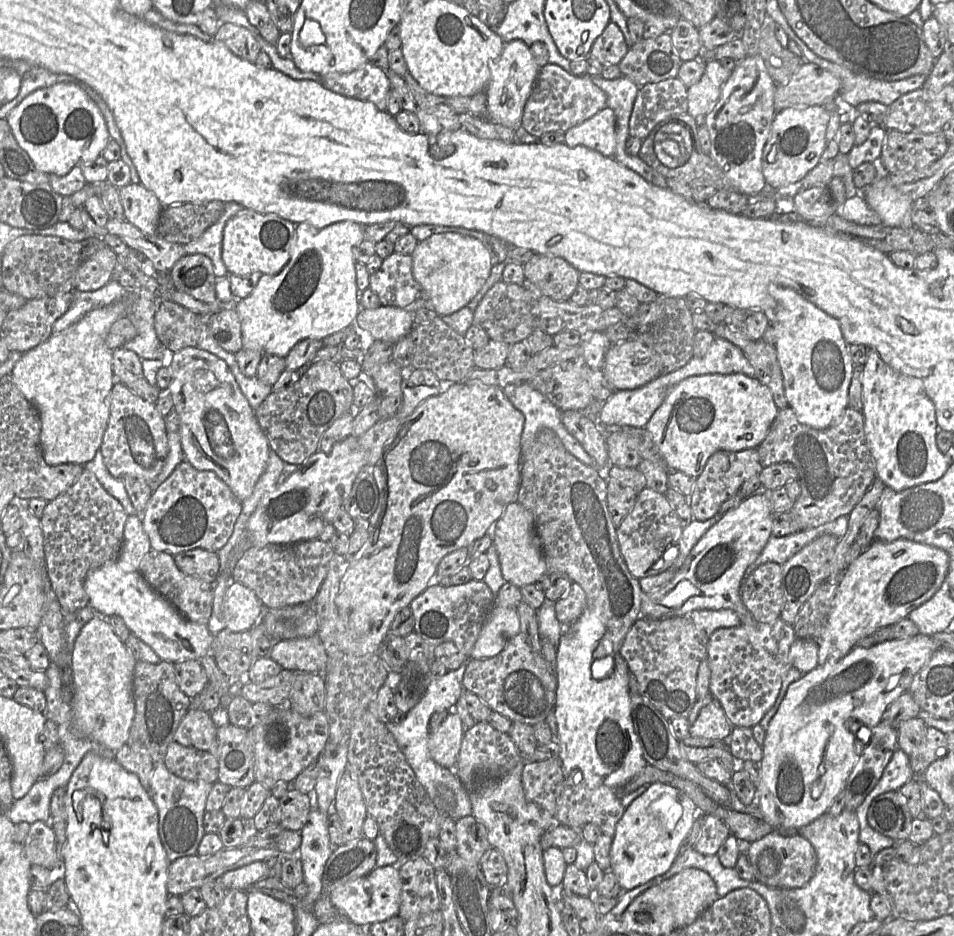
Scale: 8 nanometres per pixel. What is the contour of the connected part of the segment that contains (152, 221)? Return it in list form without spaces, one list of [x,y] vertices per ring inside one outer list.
[[[130,183],[118,190],[125,221],[146,235],[157,235],[160,215],[164,208],[156,195],[141,183]]]

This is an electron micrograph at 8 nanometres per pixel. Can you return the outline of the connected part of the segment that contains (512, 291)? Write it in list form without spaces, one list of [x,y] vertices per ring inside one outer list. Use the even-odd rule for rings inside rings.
[[[530,281],[522,284],[495,283],[478,304],[473,325],[482,328],[490,339],[511,345],[524,341],[535,331],[542,331],[551,336],[562,331],[576,331],[582,337],[592,332],[604,332],[607,328],[603,318],[603,309],[598,304],[577,306],[567,301],[555,301],[543,295]]]

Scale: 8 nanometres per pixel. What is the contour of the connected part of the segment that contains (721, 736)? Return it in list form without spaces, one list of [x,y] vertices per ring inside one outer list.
[[[713,700],[701,709],[697,719],[690,724],[689,732],[691,737],[724,741],[733,728],[721,705]]]

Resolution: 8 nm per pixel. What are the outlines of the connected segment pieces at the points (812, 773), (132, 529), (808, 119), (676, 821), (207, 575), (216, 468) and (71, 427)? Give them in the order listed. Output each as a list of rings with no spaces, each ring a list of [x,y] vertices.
[[[917,635],[869,648],[854,647],[842,658],[833,658],[789,685],[783,701],[766,729],[760,762],[759,808],[773,830],[796,831],[828,812],[835,797],[845,789],[859,754],[870,738],[869,731],[882,719],[887,707],[908,691],[914,675],[937,650],[931,636]]]
[[[135,513],[128,516],[124,527],[123,545],[116,560],[124,572],[138,571],[144,556],[152,549],[143,520]]]
[[[823,106],[785,108],[775,114],[761,154],[764,179],[769,190],[800,181],[820,161],[826,141],[829,115]]]
[[[665,783],[652,784],[625,808],[616,824],[610,850],[610,871],[615,874],[623,891],[645,884],[671,868],[699,813],[691,798]]]
[[[194,548],[174,555],[178,568],[185,574],[214,583],[220,574],[217,552]]]
[[[195,346],[183,348],[162,360],[173,372],[168,391],[181,418],[185,460],[198,470],[215,472],[243,502],[252,494],[270,455],[268,439],[257,421],[255,410],[228,364],[218,356]]]
[[[125,299],[90,311],[77,323],[62,332],[53,333],[46,341],[23,353],[15,364],[11,373],[13,381],[40,415],[41,449],[48,465],[84,465],[100,449],[110,417],[111,391],[117,381],[112,366],[113,350],[106,346],[105,339],[111,326],[128,315],[132,303],[133,299]]]

